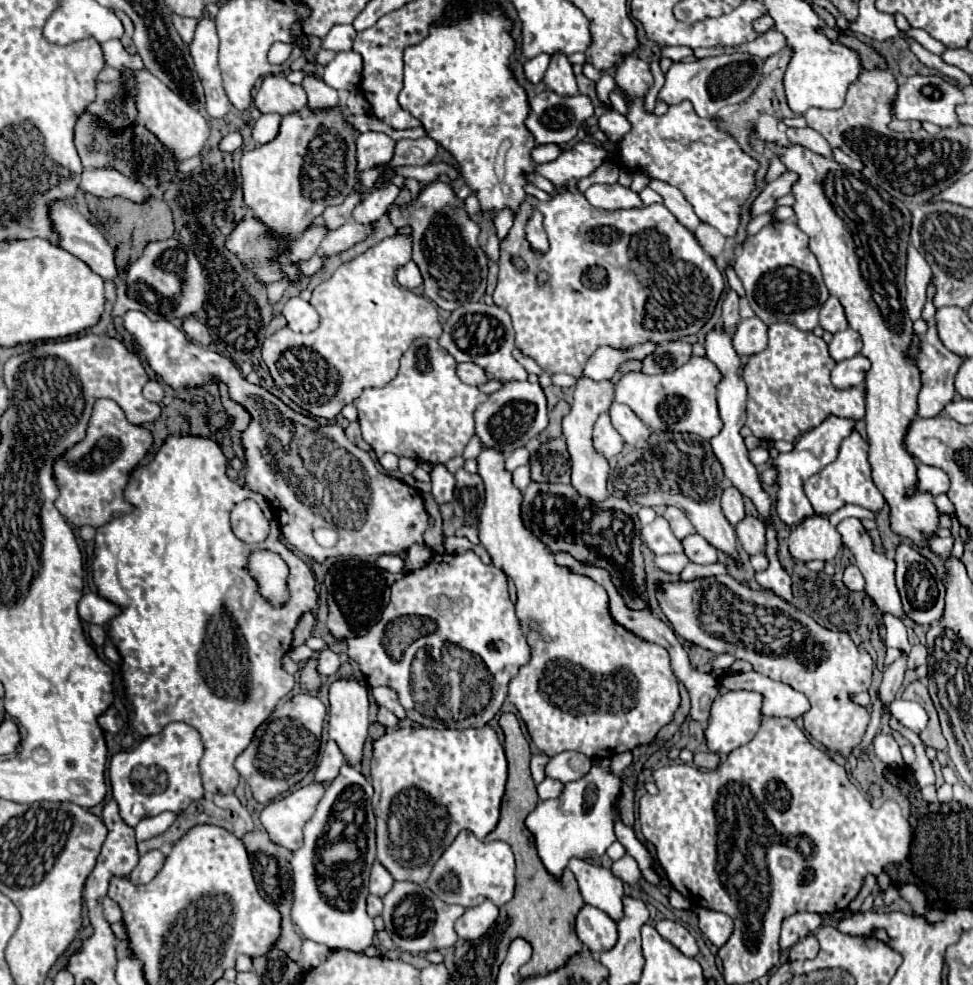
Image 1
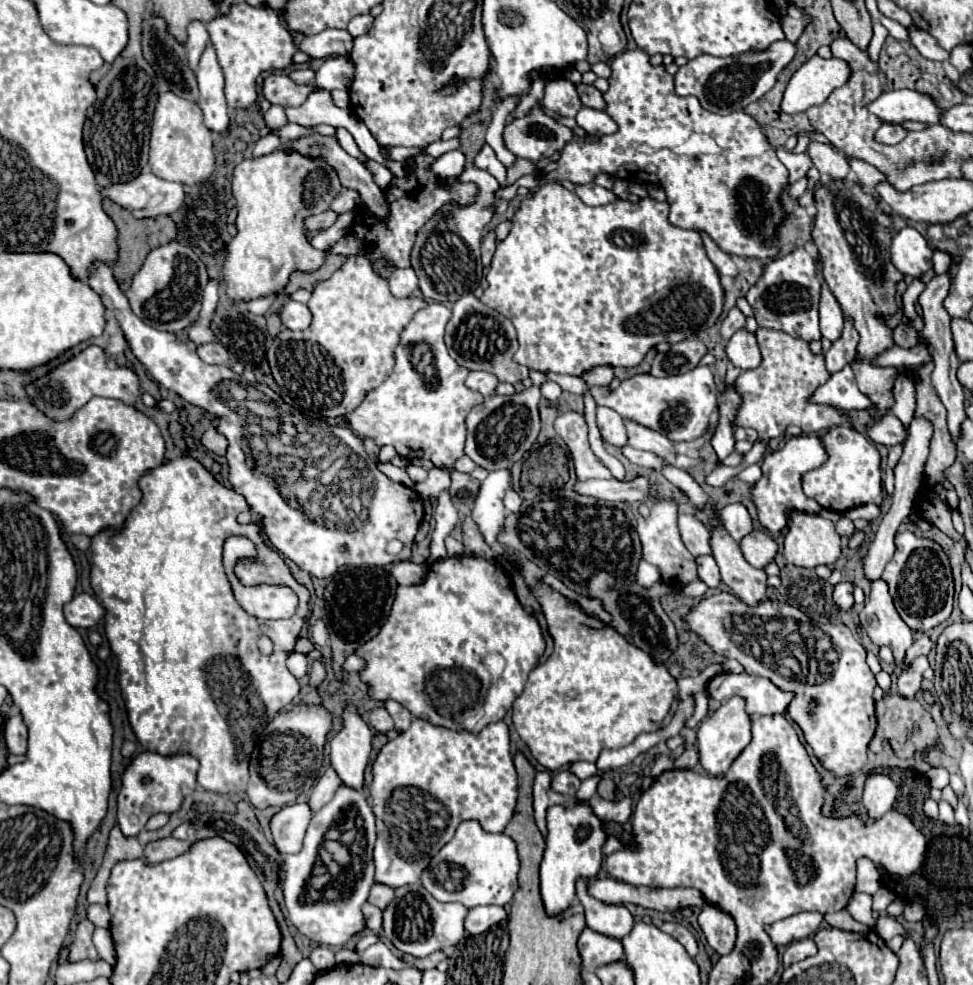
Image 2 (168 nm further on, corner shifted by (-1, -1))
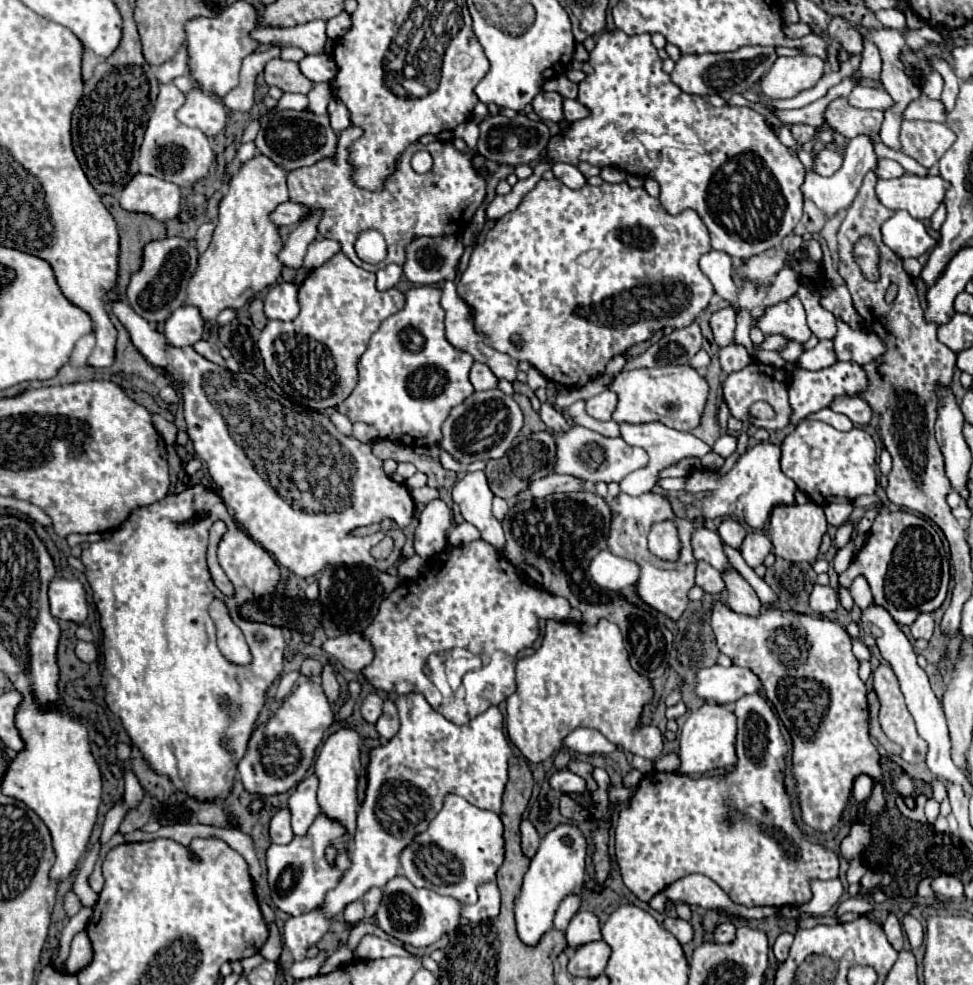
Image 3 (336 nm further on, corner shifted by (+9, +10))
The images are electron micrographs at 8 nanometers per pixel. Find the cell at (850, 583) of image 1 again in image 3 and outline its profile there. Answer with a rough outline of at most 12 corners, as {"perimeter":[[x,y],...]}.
{"perimeter":[[816,584],[810,606],[818,614],[838,608],[838,590]]}

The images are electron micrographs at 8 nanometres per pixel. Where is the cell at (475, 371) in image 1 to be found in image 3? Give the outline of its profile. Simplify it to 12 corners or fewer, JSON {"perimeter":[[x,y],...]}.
{"perimeter":[[474,362],[470,382],[474,390],[496,388],[498,378],[486,364]]}

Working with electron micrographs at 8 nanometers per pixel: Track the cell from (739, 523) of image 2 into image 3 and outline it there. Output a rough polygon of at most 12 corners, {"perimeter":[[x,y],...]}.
{"perimeter":[[724,518],[718,534],[738,548],[746,530],[734,518]]}

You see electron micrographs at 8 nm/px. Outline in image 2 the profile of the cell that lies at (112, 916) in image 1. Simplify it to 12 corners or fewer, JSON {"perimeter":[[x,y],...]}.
{"perimeter":[[90,905],[86,917],[96,927],[110,925],[106,905]]}

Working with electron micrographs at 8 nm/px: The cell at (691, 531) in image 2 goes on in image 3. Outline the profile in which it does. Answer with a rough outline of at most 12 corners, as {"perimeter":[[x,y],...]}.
{"perimeter":[[694,528],[692,548],[698,560],[716,570],[730,566],[718,532]]}

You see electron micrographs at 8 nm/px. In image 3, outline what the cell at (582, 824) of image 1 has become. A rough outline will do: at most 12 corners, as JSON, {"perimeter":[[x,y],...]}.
{"perimeter":[[574,824],[542,838],[516,900],[522,942],[552,928],[582,888],[586,838]]}

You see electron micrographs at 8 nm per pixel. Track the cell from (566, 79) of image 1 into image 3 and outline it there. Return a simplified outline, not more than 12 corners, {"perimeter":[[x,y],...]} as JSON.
{"perimeter":[[540,92],[534,112],[546,122],[562,120],[562,96]]}

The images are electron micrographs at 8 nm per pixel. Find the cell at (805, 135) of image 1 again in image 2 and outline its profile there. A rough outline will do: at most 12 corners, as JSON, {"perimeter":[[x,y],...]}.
{"perimeter":[[824,143],[808,155],[824,177],[840,181],[850,173],[846,157]]}

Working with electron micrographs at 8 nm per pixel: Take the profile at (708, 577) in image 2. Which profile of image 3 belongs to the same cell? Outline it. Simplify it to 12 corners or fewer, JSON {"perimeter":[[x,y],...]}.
{"perimeter":[[702,560],[696,566],[696,584],[708,594],[720,594],[720,572]]}

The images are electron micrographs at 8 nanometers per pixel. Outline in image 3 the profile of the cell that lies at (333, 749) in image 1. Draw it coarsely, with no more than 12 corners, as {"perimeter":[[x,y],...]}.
{"perimeter":[[310,774],[288,800],[292,830],[306,834],[320,812],[318,778]]}

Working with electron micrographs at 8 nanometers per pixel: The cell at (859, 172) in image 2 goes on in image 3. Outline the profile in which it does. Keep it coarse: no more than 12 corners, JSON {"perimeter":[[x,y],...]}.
{"perimeter":[[878,158],[878,178],[898,178],[906,174],[898,162]]}

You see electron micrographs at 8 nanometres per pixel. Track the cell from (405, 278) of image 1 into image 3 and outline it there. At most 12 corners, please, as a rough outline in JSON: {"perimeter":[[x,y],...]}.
{"perimeter":[[398,264],[376,272],[378,290],[390,290],[402,278]]}

